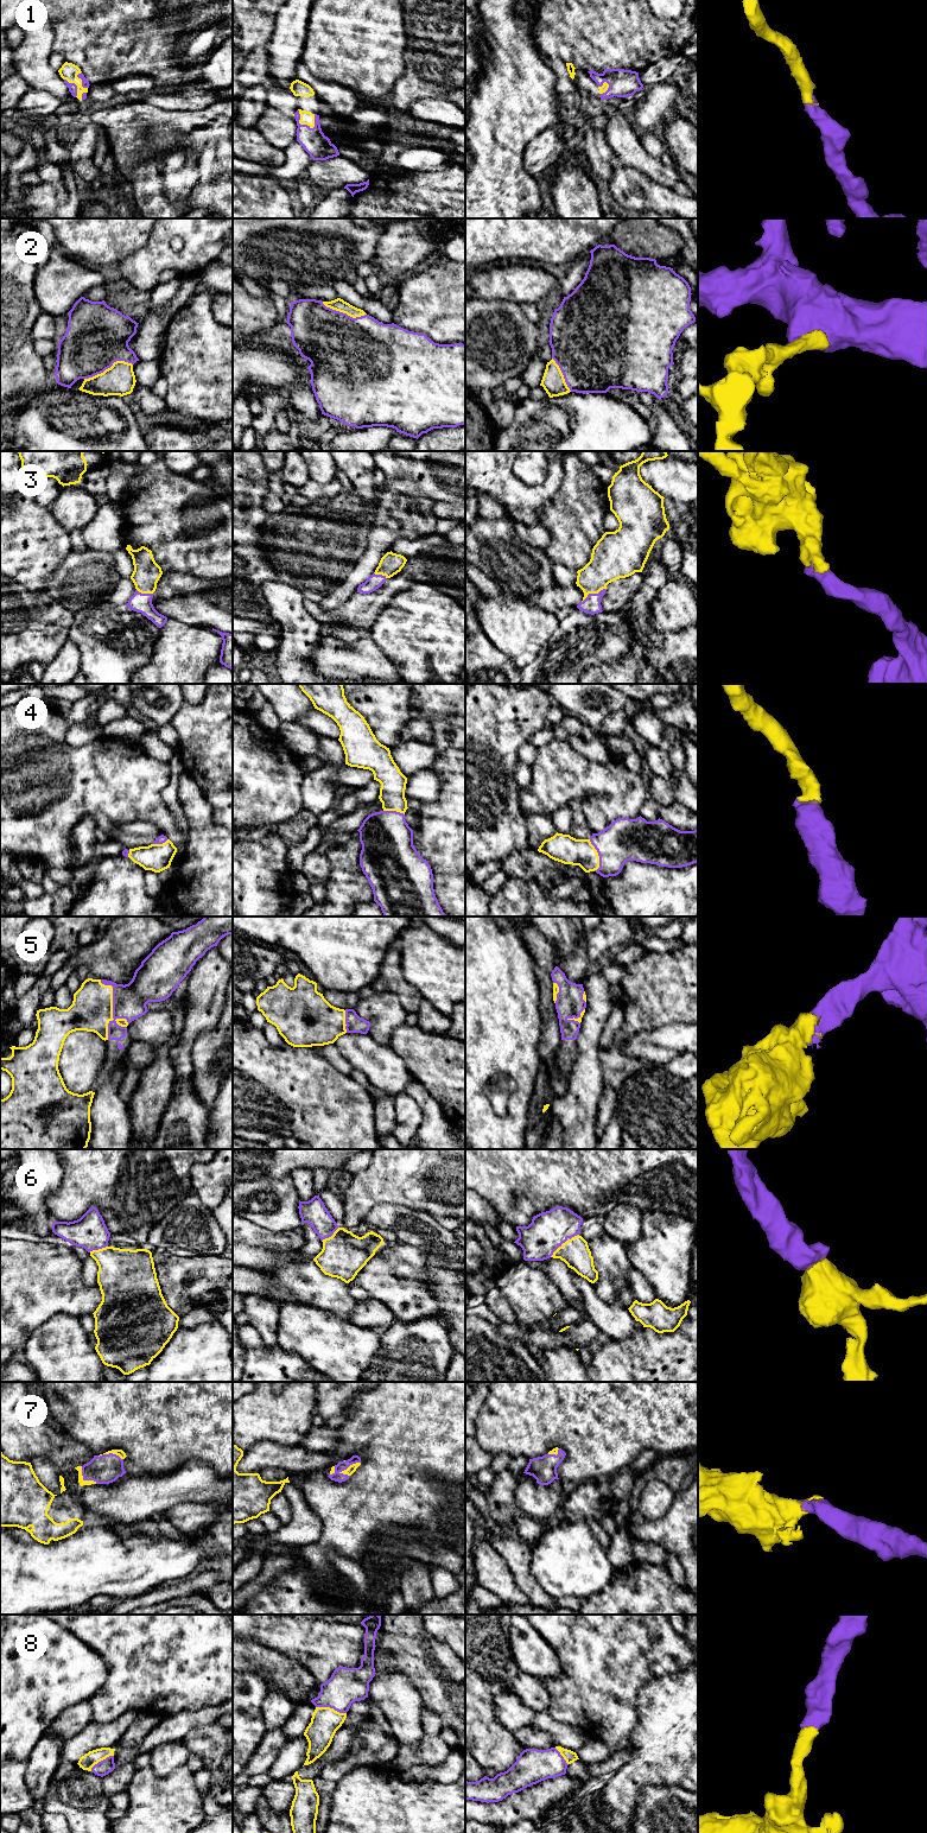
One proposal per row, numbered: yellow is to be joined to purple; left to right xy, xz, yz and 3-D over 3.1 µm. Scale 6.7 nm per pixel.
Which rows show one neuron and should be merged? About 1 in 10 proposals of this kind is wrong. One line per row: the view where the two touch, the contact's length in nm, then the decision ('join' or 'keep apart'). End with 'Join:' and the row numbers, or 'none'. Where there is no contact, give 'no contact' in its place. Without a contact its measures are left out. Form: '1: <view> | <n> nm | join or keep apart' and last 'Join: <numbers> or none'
1: xz | 170 nm | join
2: xy | 340 nm | join
3: yz | 190 nm | join
4: yz | 220 nm | join
5: xy | 420 nm | join
6: yz | 170 nm | join
7: xz | 170 nm | join
8: xz | 220 nm | join
Join: 1, 2, 3, 4, 5, 6, 7, 8

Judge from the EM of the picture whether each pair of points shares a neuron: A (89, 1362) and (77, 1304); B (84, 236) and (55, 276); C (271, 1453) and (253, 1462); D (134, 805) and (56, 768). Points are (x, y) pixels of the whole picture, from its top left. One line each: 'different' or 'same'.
A: different
B: different
C: same
D: same

